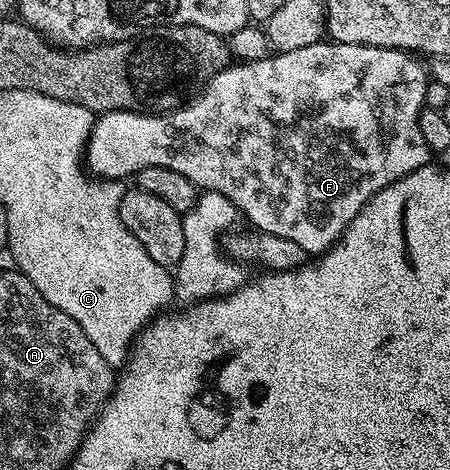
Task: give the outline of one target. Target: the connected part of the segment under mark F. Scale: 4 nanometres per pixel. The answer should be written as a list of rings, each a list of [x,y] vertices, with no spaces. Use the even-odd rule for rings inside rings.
[[[321,40],[306,48],[281,50],[273,56],[256,61],[241,61],[230,64],[227,69],[214,75],[203,91],[184,103],[177,110],[166,114],[135,114],[125,110],[110,110],[99,115],[92,127],[92,135],[86,147],[86,166],[93,175],[102,180],[124,180],[134,176],[142,168],[170,168],[182,172],[201,191],[216,190],[226,196],[241,215],[244,214],[256,225],[261,234],[273,234],[282,240],[298,244],[308,256],[319,256],[340,239],[344,229],[362,212],[362,208],[382,188],[394,184],[402,176],[418,168],[429,165],[430,151],[419,127],[419,116],[425,109],[424,97],[430,81],[430,74],[415,62],[417,59],[405,50],[391,50],[385,46],[363,46],[362,44],[342,44],[331,40]]]

